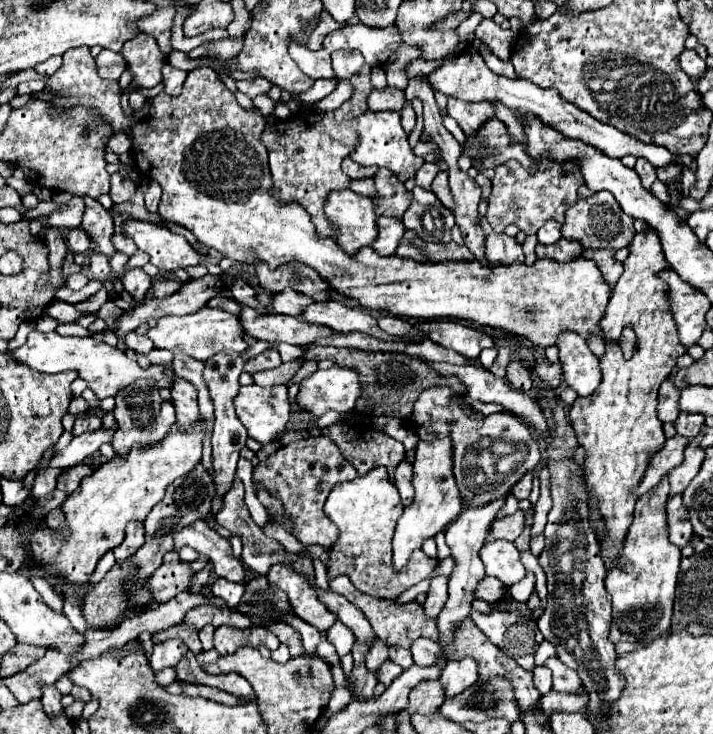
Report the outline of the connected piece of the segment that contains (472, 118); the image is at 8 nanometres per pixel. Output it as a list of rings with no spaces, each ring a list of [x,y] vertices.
[[[448,97],[448,105],[446,111],[450,117],[454,117],[458,121],[458,125],[462,127],[462,131],[466,135],[474,133],[474,129],[478,129],[478,125],[482,125],[482,121],[494,117],[494,107],[490,101],[478,101],[478,103],[470,103],[470,101],[462,101],[456,97]]]

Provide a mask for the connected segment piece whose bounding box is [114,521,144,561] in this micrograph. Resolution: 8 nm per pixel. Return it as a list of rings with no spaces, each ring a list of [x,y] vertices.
[[[130,521],[122,545],[118,545],[114,549],[116,561],[126,561],[128,557],[132,557],[138,551],[138,547],[142,547],[142,543],[144,543],[144,529],[142,529],[142,525],[138,525],[138,521]]]

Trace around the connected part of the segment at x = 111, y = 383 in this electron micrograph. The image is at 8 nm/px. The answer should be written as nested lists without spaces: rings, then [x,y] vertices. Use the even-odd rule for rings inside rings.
[[[32,331],[26,339],[26,343],[14,351],[8,351],[12,359],[26,365],[28,369],[40,371],[40,373],[62,373],[62,371],[78,371],[78,375],[90,385],[90,389],[98,395],[98,399],[116,395],[118,389],[138,381],[138,379],[154,379],[158,387],[172,387],[172,379],[164,375],[164,367],[152,365],[148,369],[142,369],[136,361],[128,359],[124,351],[118,347],[110,347],[104,341],[98,341],[94,337],[62,337],[56,331],[52,333],[40,333]]]

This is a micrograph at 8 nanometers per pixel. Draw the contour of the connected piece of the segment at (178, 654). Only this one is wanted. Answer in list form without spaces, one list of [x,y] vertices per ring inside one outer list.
[[[166,641],[162,645],[154,645],[154,651],[150,655],[150,667],[154,671],[160,671],[164,667],[176,667],[178,661],[188,653],[186,645],[182,641]]]

